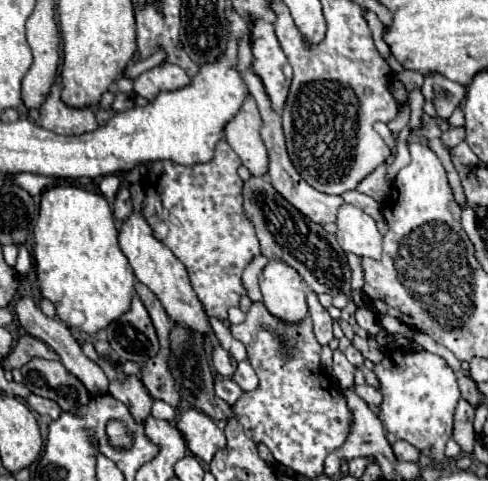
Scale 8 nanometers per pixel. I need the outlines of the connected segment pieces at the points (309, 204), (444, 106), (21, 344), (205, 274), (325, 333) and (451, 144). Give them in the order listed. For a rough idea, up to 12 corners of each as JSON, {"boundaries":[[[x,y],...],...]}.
{"boundaries":[[[260,78],[244,82],[262,116],[268,176],[276,192],[316,224],[336,222],[342,196],[322,194],[296,172],[282,118]],[[426,76],[422,94],[440,118],[464,102],[466,88],[444,76]],[[22,336],[2,362],[6,370],[22,368],[32,358],[56,360],[42,340]],[[238,154],[146,166],[142,216],[228,320],[260,254]],[[308,294],[314,336],[322,346],[334,338],[332,318],[318,302]],[[464,127],[449,129],[441,135],[450,151],[465,139]]]}

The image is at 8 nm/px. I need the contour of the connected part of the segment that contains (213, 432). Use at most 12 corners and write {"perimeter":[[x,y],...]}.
{"perimeter":[[188,410],[176,422],[192,454],[210,462],[226,448],[210,416]]}

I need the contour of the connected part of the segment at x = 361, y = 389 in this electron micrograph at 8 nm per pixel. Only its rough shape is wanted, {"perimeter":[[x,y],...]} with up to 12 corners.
{"perimeter":[[368,384],[356,386],[356,392],[366,404],[380,402],[380,392]]}

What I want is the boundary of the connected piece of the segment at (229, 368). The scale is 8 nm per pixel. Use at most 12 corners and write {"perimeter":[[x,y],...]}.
{"perimeter":[[220,346],[212,360],[220,376],[232,378],[236,360]]}

